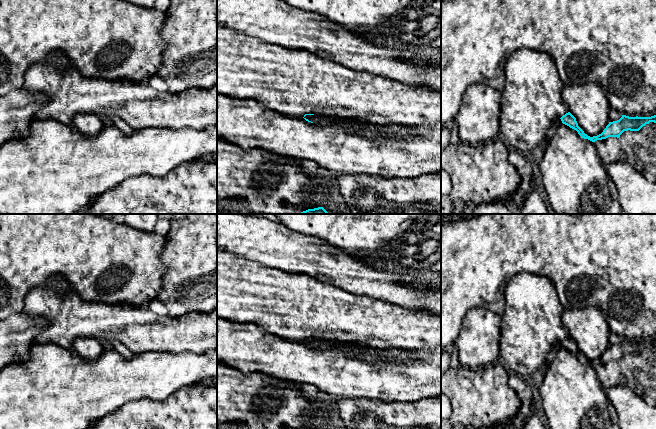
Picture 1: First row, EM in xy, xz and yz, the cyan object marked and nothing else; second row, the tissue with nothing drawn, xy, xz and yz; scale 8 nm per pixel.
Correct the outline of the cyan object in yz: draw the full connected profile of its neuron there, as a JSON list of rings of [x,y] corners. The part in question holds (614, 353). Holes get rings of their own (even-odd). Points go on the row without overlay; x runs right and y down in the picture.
[[[568,336],[565,339],[563,339],[560,343],[556,343],[553,352],[549,355],[549,359],[543,368],[546,369],[548,363],[550,362],[554,354],[561,347],[576,354],[582,362],[595,366],[597,364],[606,363],[608,361],[619,362],[624,355],[639,355],[643,350],[649,348],[650,346],[656,347],[656,339],[651,341],[629,341],[626,339],[622,339],[622,341],[619,344],[609,346],[609,348],[606,350],[606,352],[603,354],[601,358],[590,361],[587,358],[585,358],[584,355],[578,350],[576,342],[570,336]]]

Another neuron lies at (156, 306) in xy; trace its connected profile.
[[[154,298],[146,304],[146,307],[158,316],[167,316],[168,310],[164,303],[158,298]]]

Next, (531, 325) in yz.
[[[523,272],[508,281],[505,290],[504,313],[501,315],[499,357],[510,373],[530,379],[534,372],[545,366],[555,345],[569,336],[562,322],[564,310],[549,278]]]

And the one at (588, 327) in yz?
[[[595,307],[565,309],[562,322],[578,350],[590,361],[603,356],[609,348],[610,329],[605,315]]]

